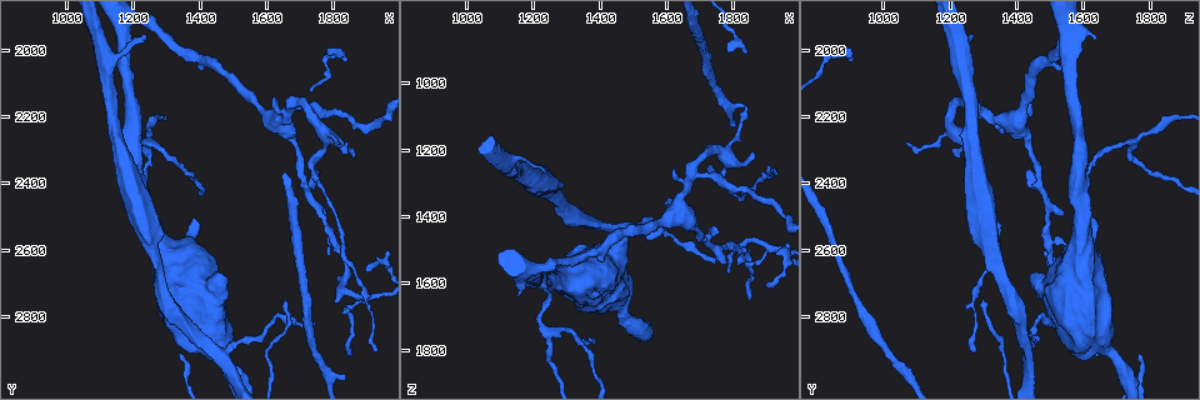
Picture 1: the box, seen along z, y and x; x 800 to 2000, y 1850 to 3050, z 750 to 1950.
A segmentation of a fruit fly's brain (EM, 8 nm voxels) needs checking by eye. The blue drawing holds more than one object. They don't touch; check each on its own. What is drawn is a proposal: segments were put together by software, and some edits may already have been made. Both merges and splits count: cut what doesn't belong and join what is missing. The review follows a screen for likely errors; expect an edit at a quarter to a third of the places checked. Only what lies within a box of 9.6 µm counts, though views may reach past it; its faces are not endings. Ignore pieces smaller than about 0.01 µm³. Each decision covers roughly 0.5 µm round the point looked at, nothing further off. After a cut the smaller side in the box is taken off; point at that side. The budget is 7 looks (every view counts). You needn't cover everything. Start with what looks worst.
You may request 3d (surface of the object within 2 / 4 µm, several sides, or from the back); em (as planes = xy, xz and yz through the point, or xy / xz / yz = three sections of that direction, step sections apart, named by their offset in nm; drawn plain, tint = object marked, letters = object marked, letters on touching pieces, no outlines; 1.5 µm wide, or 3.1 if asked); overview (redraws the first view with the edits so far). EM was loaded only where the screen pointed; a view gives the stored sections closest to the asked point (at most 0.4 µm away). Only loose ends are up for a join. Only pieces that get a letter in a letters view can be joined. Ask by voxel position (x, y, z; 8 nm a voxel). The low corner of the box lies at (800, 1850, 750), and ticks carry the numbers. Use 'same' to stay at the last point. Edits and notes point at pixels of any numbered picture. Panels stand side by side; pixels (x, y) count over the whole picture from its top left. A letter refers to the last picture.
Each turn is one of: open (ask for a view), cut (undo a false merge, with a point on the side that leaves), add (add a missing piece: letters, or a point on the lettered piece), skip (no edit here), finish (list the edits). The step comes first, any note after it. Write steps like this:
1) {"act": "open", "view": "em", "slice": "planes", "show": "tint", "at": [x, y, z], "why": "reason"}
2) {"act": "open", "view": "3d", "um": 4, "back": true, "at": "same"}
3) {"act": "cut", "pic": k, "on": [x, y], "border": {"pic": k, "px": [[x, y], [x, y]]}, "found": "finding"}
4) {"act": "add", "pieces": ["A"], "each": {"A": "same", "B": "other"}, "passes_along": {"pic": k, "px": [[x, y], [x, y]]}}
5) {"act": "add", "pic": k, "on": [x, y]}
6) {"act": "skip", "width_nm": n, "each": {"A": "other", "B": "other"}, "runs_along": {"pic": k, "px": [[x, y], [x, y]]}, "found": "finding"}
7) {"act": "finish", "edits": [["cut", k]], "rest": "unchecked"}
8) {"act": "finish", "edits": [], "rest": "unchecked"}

{"act": "open", "view": "em", "slice": "planes", "show": "letters", "at": [1710, 2410, 1470], "why": "branch point"}

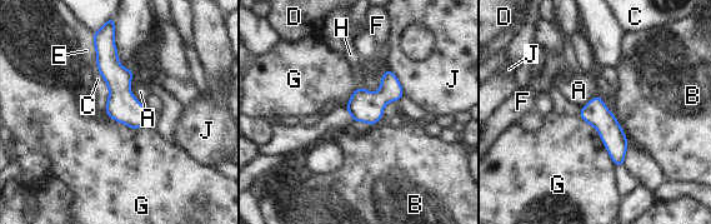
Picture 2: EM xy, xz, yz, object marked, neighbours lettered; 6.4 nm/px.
{"act": "skip", "longest_contact_nm": ["G", 400], "each": {"A": "other", "B": "other", "C": "other", "D": "other", "E": "other", "F": "other", "G": "other", "H": "other", "J": "other"}, "runs_along": {"pic": 2, "px": [[105, 38], [120, 103], [136, 125]]}, "found": "one neuron here"}

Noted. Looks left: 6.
{"act": "open", "view": "3d", "um": 4, "at": [1850, 2920, 1640], "why": "an open end"}

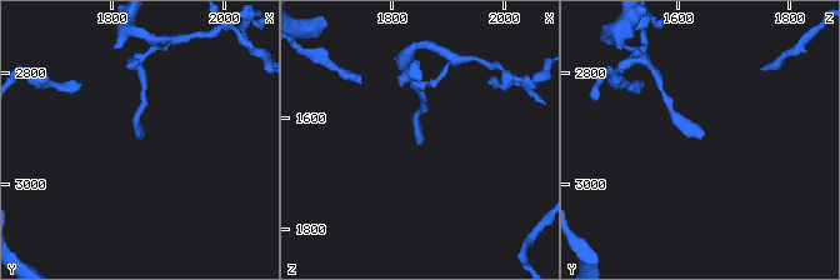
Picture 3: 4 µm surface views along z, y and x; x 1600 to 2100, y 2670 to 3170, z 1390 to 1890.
{"act": "open", "view": "em", "slice": "planes", "show": "letters", "at": [1850, 2925, 1640]}

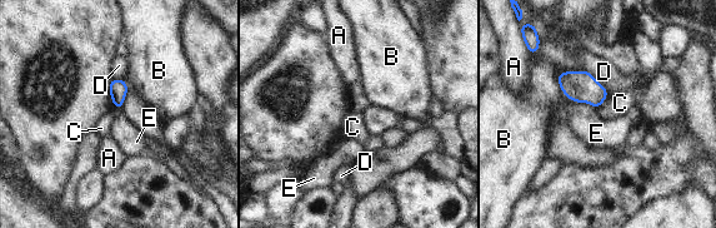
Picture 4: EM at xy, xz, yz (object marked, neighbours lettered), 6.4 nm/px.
{"act": "skip", "each": {"A": "other", "B": "other", "C": "other", "D": "other", "E": "other"}, "border": {"pic": 4, "px": [[576, 102], [586, 102], [597, 109]]}, "found": "no lettered piece goes on from it"}

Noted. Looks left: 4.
{"act": "open", "view": "em", "slice": "planes", "show": "letters", "at": [1670, 2180, 1280], "why": "thin neck"}

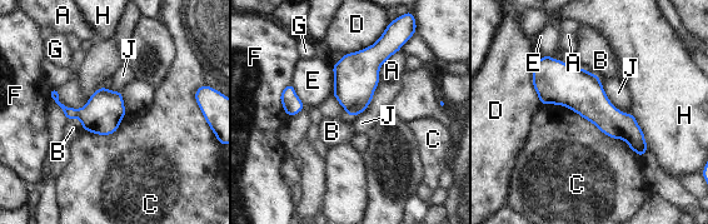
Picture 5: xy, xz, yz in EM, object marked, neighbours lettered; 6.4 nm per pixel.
{"act": "skip", "width_nm": 260, "each": {"A": "other", "B": "other", "C": "other", "D": "other", "E": "other", "F": "other", "G": "other", "H": "other", "J": "other"}, "found": "all the same neuron"}

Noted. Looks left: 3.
{"act": "finish", "edits": [], "rest": "unchecked"}

